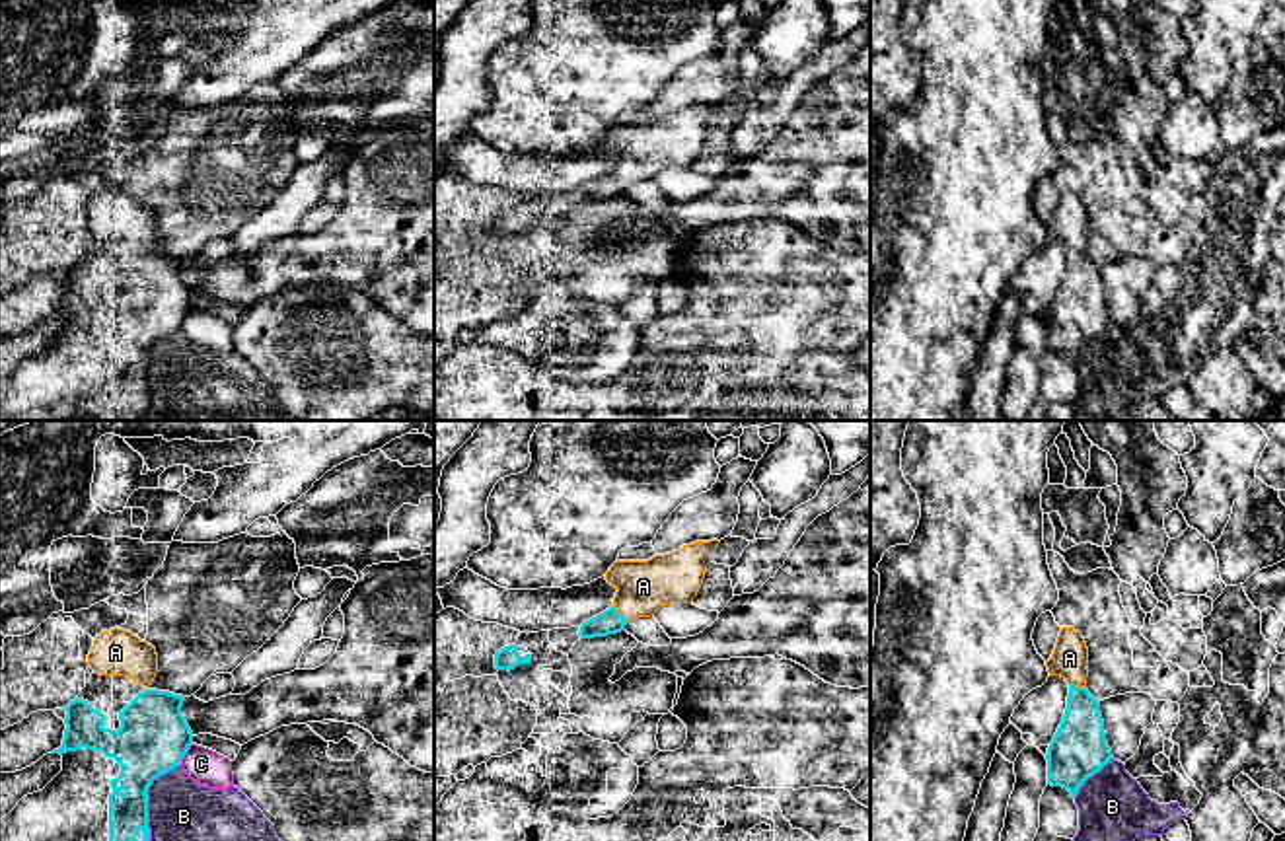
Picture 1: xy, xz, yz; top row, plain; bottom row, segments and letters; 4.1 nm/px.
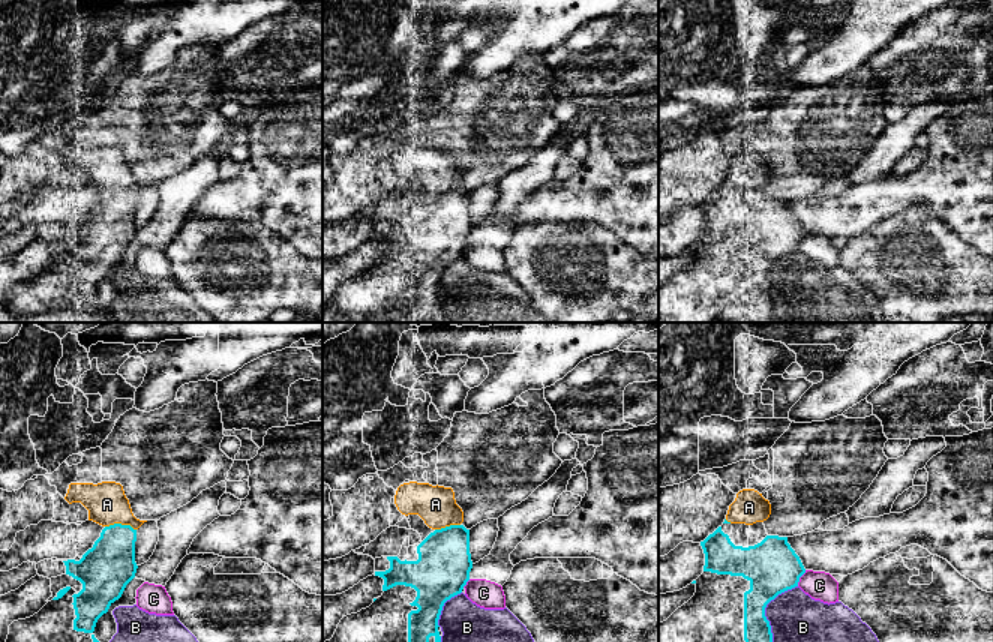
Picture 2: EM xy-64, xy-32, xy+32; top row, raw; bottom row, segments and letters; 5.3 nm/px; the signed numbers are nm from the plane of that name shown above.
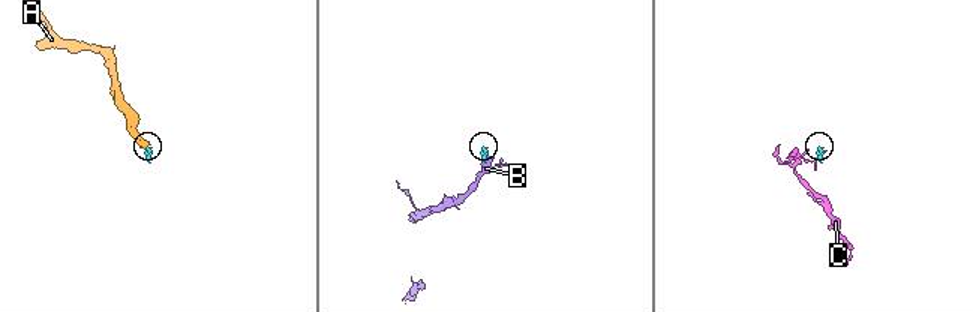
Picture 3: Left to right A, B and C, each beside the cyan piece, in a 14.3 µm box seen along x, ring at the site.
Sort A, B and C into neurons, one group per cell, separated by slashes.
A / B / C

